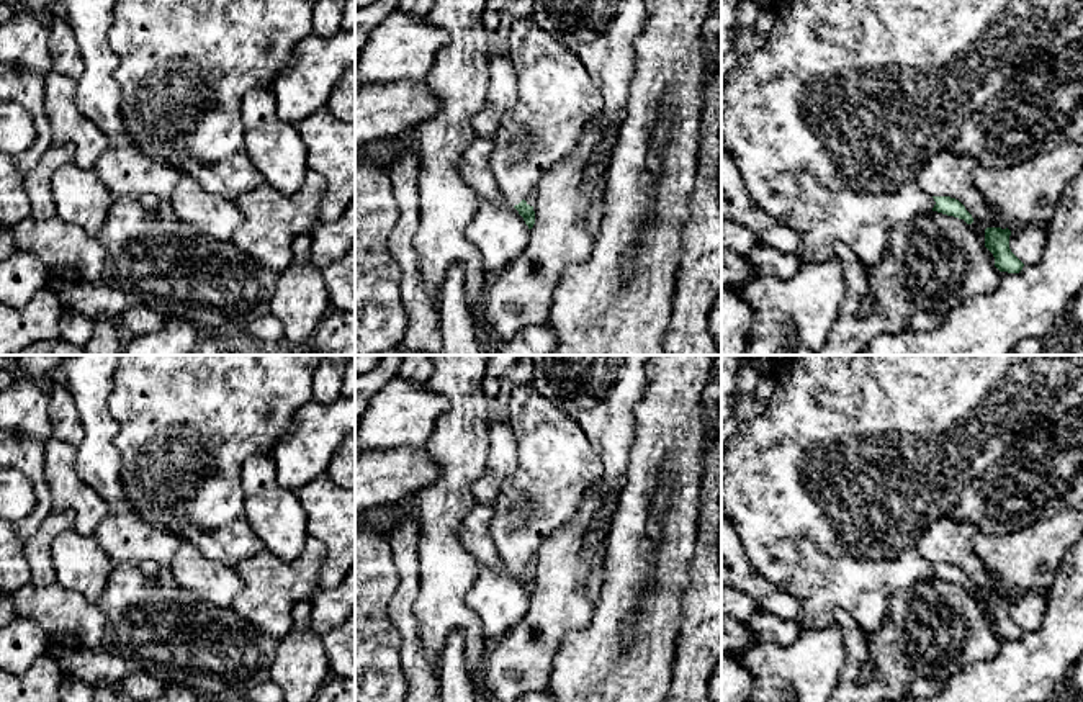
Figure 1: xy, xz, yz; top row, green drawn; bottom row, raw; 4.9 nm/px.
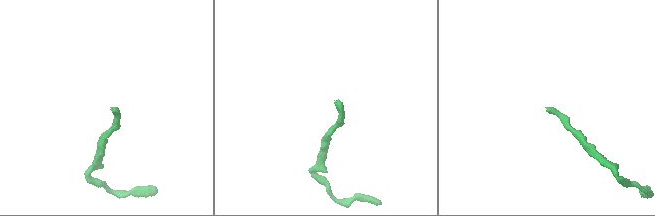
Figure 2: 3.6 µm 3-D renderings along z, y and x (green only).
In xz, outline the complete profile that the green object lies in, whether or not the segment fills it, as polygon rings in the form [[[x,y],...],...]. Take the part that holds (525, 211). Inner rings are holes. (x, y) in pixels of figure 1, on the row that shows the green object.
[[[532,18],[514,23],[509,57],[517,75],[517,101],[499,119],[489,167],[501,195],[532,229],[535,211],[525,200],[548,170],[574,152],[587,121],[602,111],[604,98],[581,59]]]

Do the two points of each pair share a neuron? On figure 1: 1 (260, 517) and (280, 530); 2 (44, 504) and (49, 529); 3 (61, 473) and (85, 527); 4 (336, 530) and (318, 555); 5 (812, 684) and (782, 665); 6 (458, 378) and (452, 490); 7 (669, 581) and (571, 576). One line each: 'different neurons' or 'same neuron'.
1: same neuron
2: different neurons
3: same neuron
4: different neurons
5: same neuron
6: same neuron
7: different neurons

